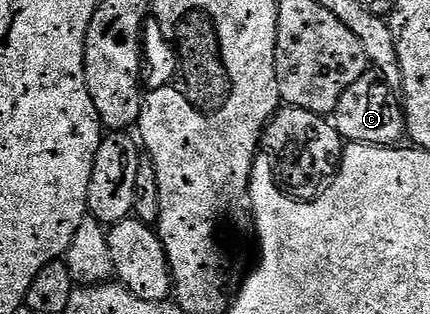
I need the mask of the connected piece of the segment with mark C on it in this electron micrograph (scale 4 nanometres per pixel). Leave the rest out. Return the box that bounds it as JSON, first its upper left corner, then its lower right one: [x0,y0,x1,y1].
[333,70,404,146]

